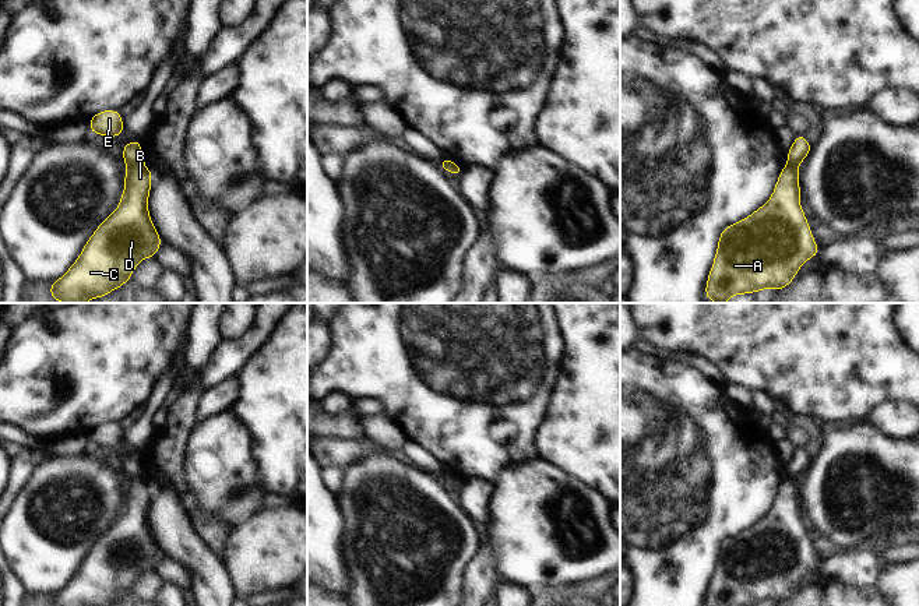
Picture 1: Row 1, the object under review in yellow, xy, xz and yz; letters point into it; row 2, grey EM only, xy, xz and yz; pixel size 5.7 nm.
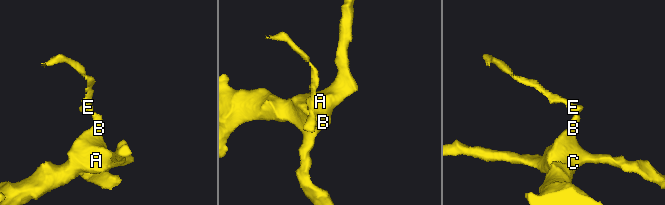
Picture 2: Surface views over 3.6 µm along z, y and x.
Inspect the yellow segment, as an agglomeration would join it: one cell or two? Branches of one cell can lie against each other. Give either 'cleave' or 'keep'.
cleave

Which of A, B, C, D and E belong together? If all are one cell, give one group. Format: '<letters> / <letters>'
A B C D / E

